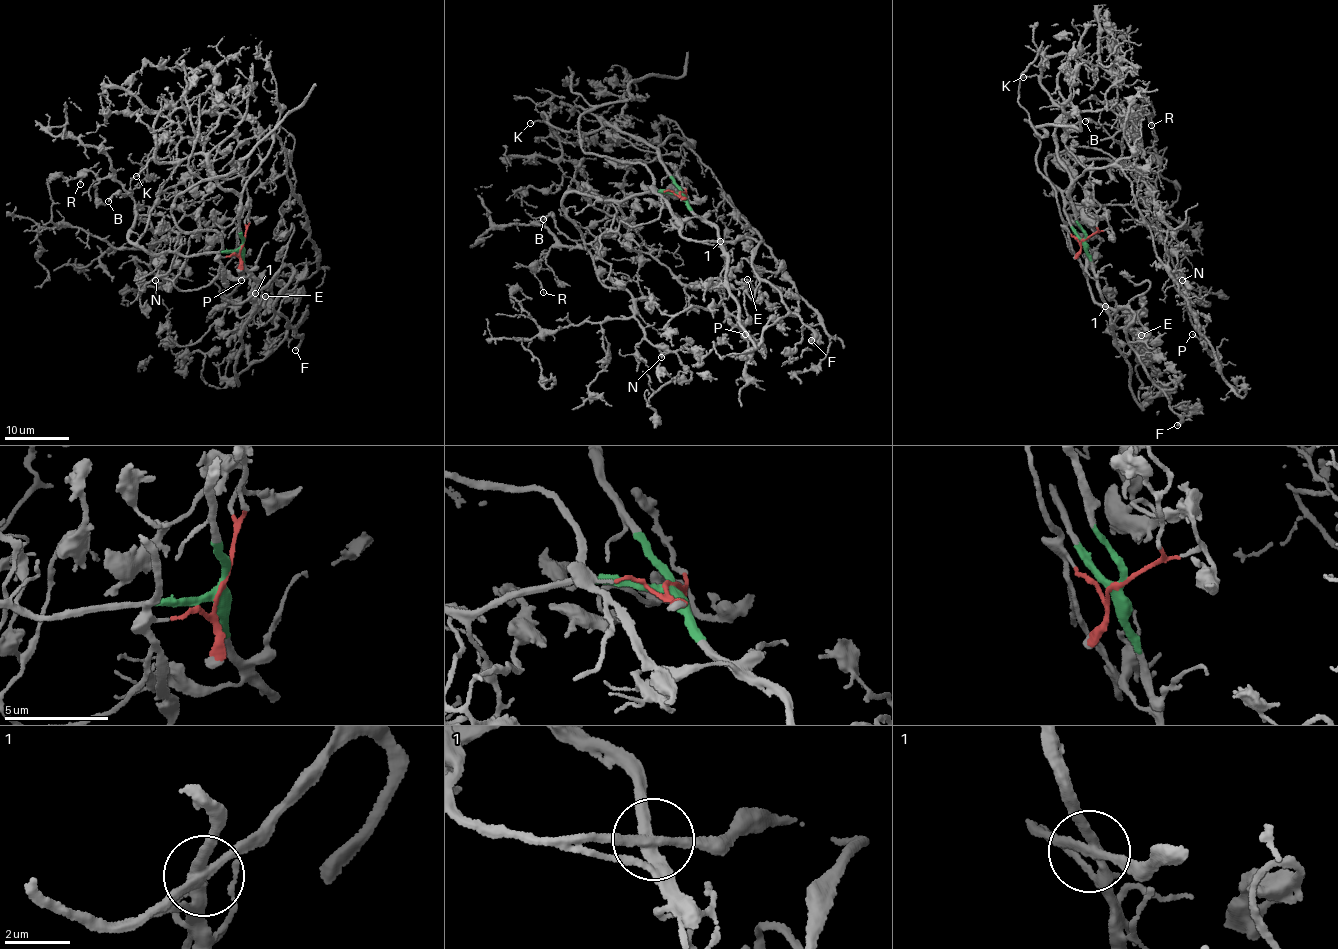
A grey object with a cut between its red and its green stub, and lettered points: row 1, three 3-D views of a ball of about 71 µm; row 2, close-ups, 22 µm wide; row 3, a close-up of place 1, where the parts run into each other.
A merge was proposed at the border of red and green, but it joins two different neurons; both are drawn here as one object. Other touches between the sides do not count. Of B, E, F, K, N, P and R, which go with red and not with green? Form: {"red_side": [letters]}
{"red_side": ["E", "F"]}

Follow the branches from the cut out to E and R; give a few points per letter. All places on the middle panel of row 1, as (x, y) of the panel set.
E: (680, 192), (657, 193), (681, 235), (758, 241), (752, 261), (760, 283), (753, 299), (748, 279)
R: (680, 193), (599, 200), (566, 194), (561, 210), (585, 249), (551, 247), (534, 274), (544, 293)

